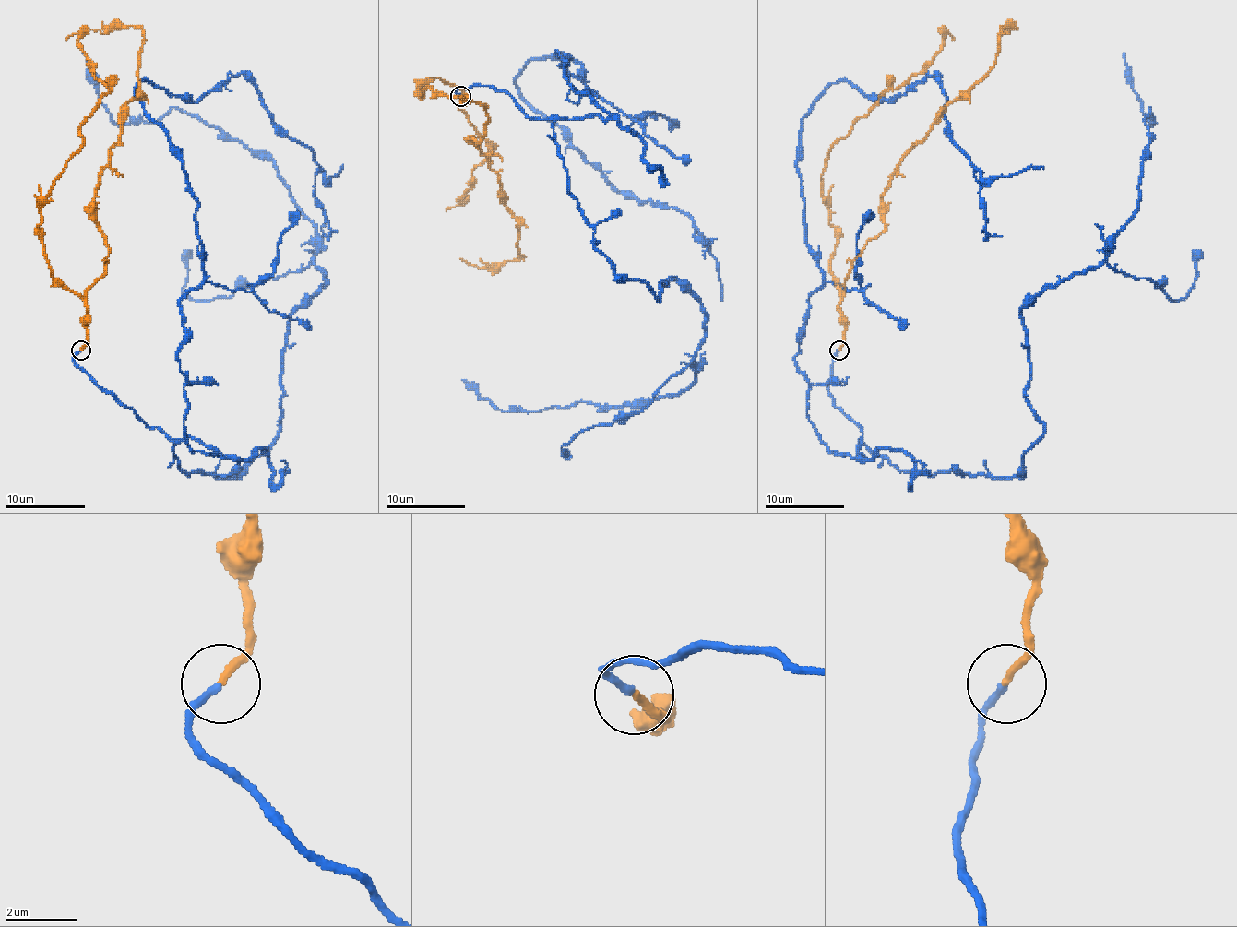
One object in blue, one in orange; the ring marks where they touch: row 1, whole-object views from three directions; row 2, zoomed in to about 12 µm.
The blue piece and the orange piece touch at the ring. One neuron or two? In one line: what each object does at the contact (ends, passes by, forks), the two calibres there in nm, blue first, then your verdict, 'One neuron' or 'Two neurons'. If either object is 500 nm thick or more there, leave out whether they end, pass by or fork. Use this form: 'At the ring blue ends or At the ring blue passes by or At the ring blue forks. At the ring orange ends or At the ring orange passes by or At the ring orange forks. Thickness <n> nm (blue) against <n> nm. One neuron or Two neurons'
At the ring blue ends. At the ring orange ends. Thickness 200 nm (blue) against 200 nm. One neuron

